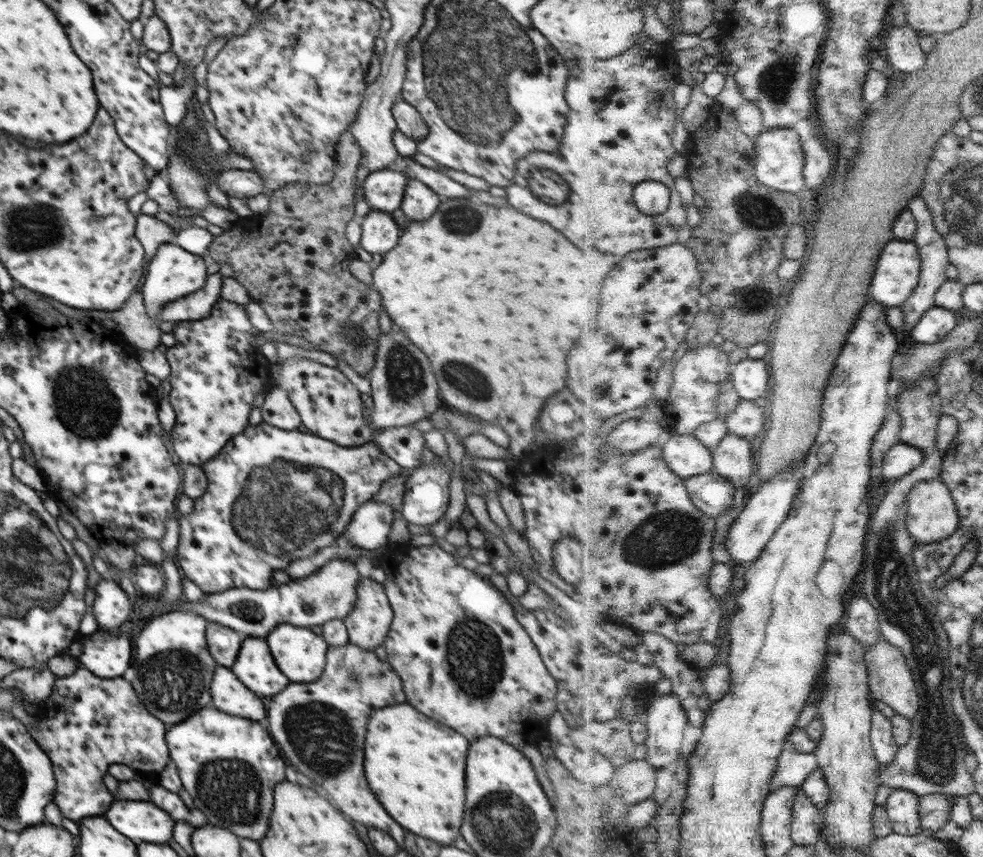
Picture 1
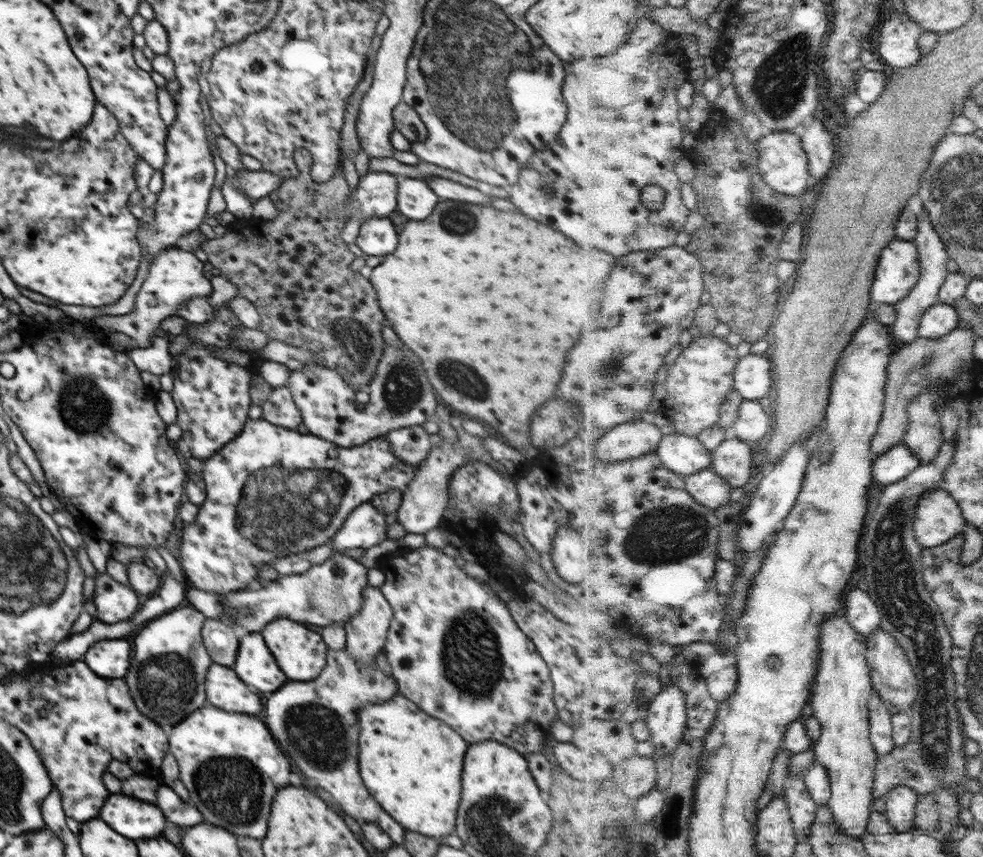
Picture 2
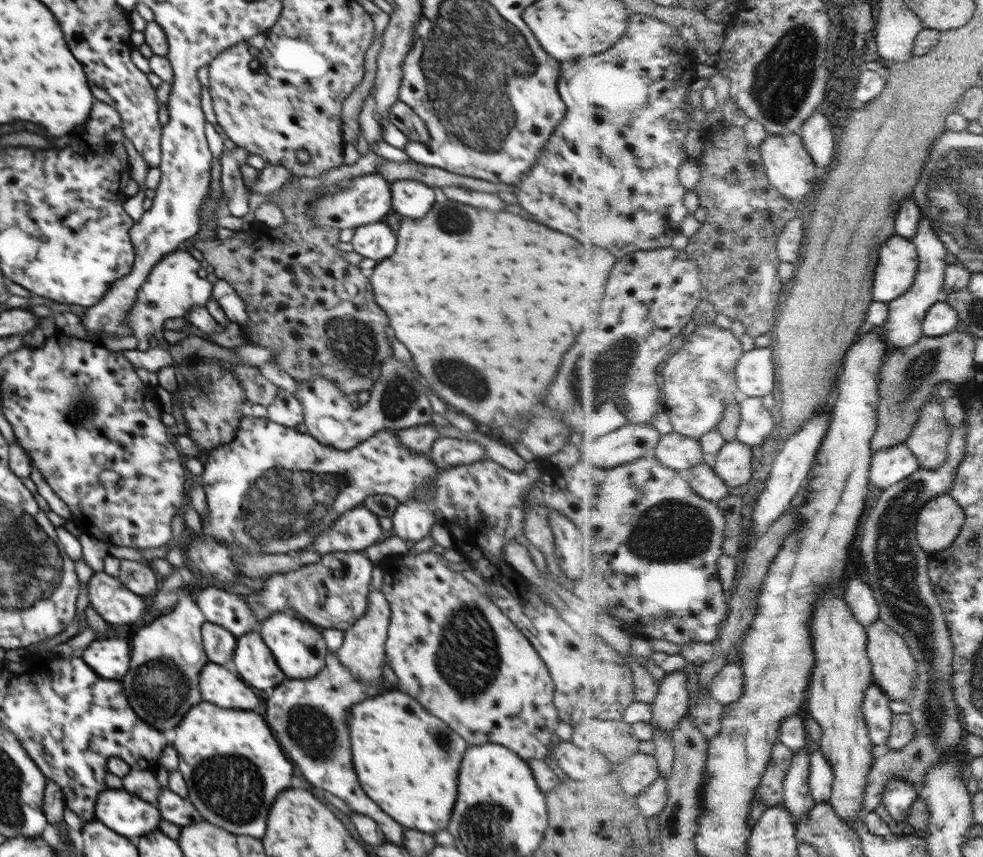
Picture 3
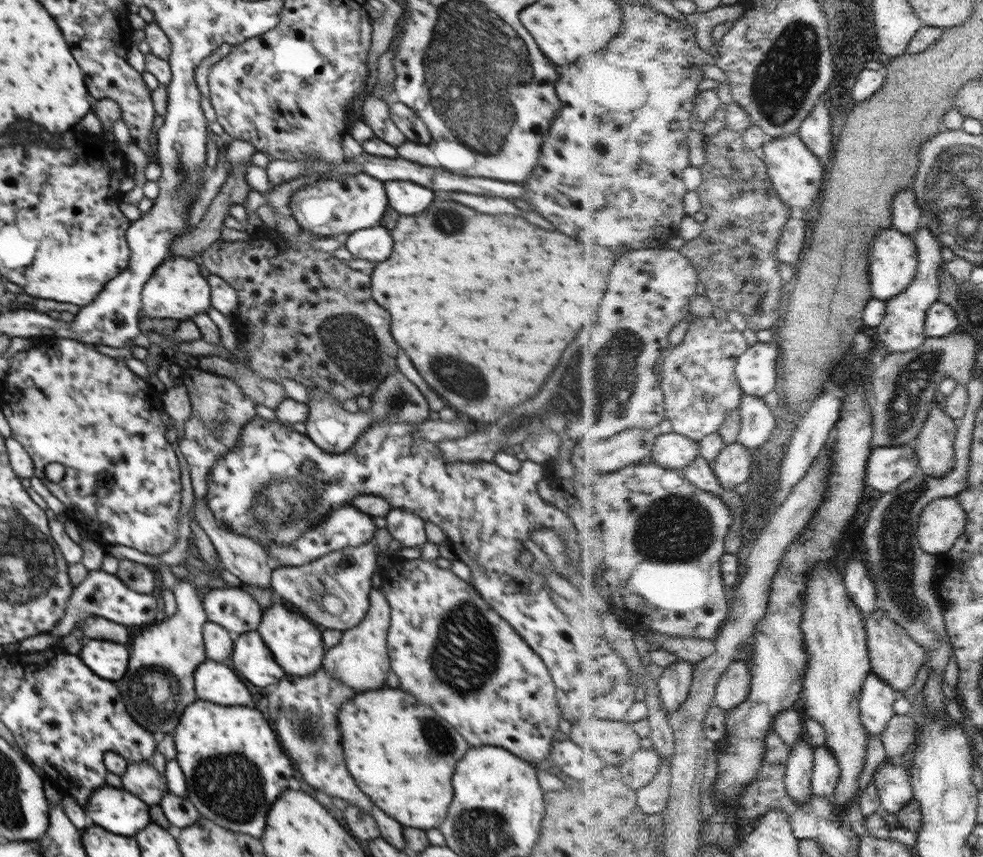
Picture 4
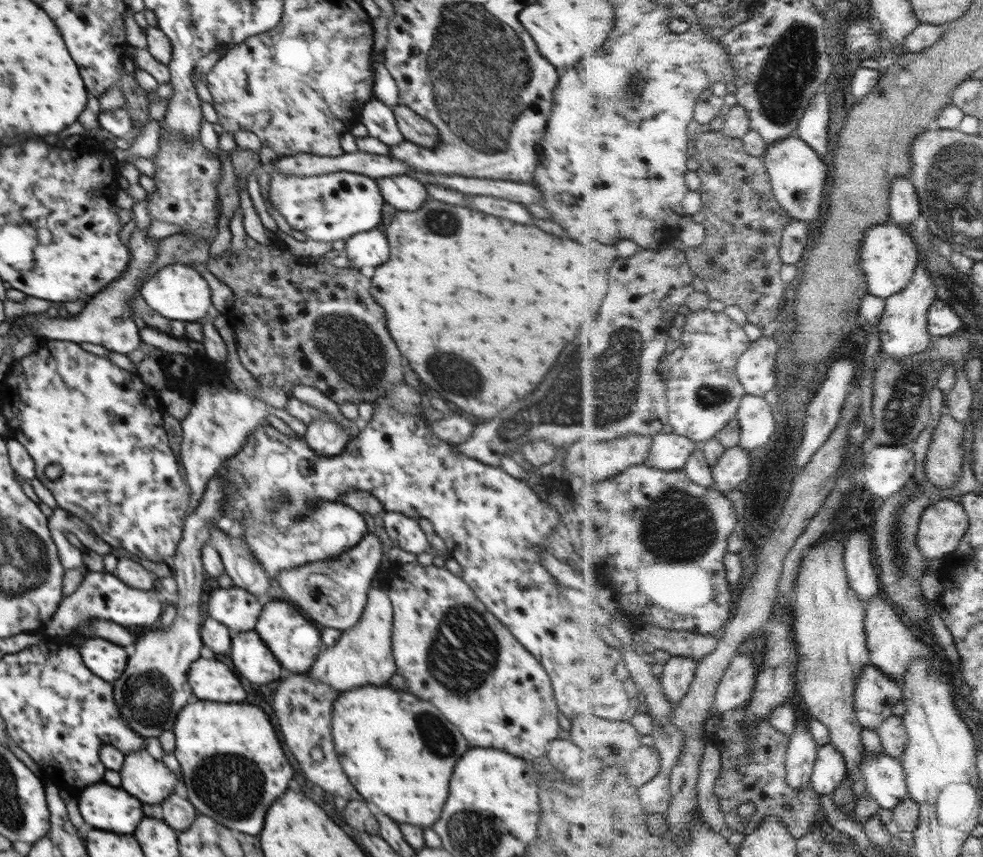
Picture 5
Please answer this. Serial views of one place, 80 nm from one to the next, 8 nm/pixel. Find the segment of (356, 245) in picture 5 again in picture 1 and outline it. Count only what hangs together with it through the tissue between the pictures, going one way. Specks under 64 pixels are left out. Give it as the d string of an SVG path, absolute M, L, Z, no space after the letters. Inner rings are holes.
M370 211L361 220L361 228L361 241L358 246L370 254L386 254L397 245L402 233L391 213L382 211Z

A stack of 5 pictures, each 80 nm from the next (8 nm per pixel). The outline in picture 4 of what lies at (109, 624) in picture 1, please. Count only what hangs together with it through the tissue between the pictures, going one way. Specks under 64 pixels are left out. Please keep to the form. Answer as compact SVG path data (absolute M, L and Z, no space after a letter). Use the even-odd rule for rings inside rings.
M102 569L89 571L84 581L73 588L72 597L65 606L65 615L50 634L68 635L79 620L85 620L90 615L101 616L116 624L124 624L124 626L138 626L144 622L152 622L156 618L156 612L158 612L158 606L154 596L134 592L133 589L127 588L126 584L123 584L116 575L109 574Z

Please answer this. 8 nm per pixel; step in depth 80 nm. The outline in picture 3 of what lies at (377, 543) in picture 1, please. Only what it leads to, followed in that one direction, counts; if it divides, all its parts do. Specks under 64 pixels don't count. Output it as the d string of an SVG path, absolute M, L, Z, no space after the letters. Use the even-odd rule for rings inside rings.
M364 505L351 508L330 529L316 536L316 541L307 549L316 550L321 557L334 552L363 552L380 542L383 529L378 517Z

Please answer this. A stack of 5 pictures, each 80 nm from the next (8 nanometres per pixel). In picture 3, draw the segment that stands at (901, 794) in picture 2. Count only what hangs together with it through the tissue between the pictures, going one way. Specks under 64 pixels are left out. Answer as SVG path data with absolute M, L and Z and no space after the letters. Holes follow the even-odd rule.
M897 776L888 783L883 802L893 818L902 822L909 818L910 811L920 796L918 786Z

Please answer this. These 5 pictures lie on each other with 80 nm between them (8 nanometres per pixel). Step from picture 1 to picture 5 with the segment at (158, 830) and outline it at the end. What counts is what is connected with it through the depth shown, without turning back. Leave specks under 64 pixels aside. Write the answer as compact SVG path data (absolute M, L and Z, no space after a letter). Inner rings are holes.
M98 782L82 790L80 814L94 828L130 834L144 818L142 802L122 787Z

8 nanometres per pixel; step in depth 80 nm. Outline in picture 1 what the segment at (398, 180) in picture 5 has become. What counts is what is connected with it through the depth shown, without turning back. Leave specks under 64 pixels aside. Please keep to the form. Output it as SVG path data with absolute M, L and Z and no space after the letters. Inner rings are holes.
M415 179L408 180L401 204L406 216L414 221L428 220L438 206L440 198L428 186Z

